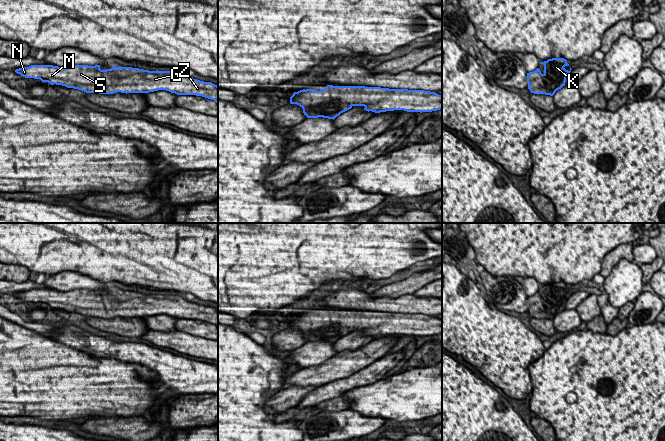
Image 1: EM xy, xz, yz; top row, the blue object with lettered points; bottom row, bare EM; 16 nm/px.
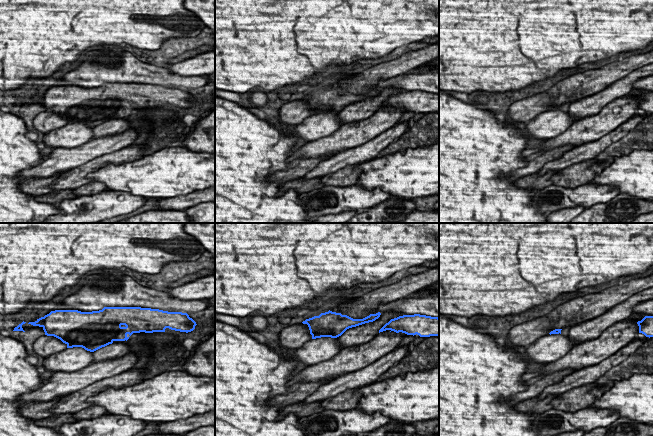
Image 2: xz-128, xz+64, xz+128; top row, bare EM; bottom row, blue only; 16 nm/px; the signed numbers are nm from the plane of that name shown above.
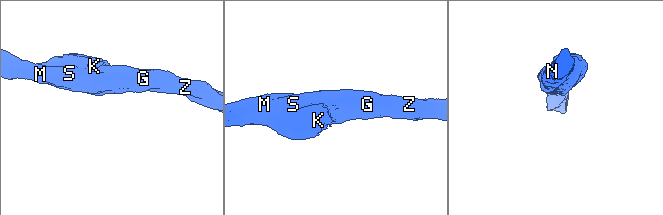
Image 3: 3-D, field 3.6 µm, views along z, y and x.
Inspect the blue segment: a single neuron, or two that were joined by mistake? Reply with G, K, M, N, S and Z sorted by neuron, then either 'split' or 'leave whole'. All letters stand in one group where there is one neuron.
G K M N S Z | leave whole

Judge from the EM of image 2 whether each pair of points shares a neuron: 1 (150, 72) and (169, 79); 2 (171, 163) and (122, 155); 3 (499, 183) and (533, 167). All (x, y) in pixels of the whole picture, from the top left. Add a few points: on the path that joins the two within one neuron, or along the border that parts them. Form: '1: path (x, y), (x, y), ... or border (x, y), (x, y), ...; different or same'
1: path (155, 75), (164, 77); same
2: border (145, 155), (132, 161), (118, 164); different
3: border (524, 157), (526, 164), (512, 170), (507, 177); different

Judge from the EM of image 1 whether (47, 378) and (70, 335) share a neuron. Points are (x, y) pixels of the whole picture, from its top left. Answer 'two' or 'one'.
two

